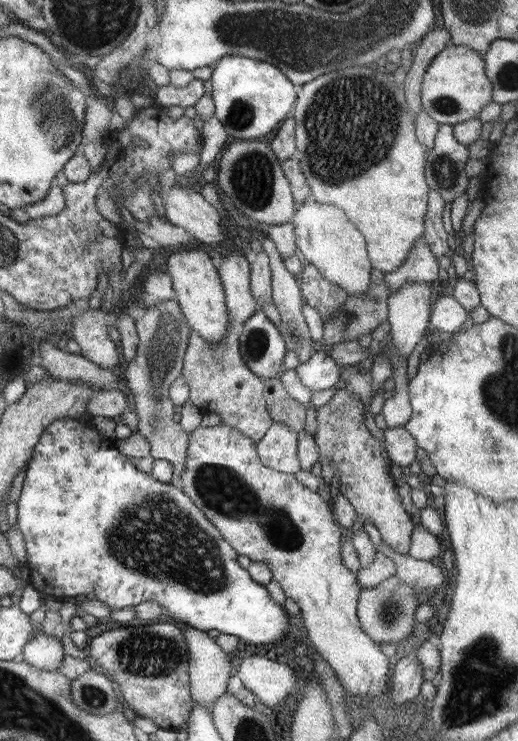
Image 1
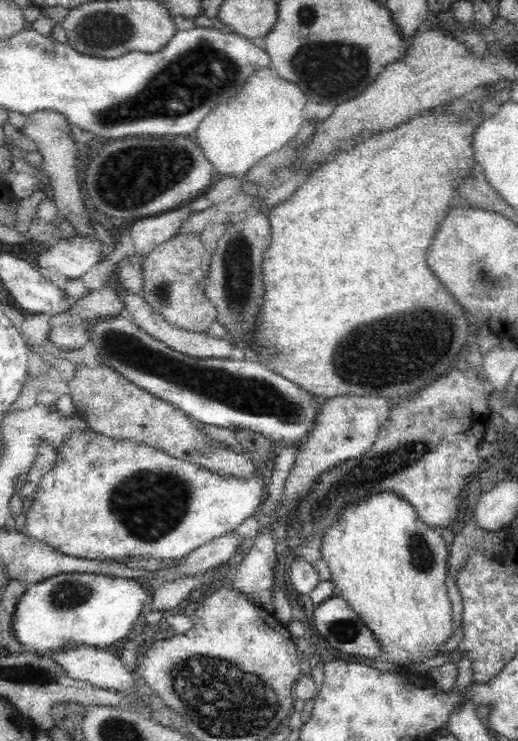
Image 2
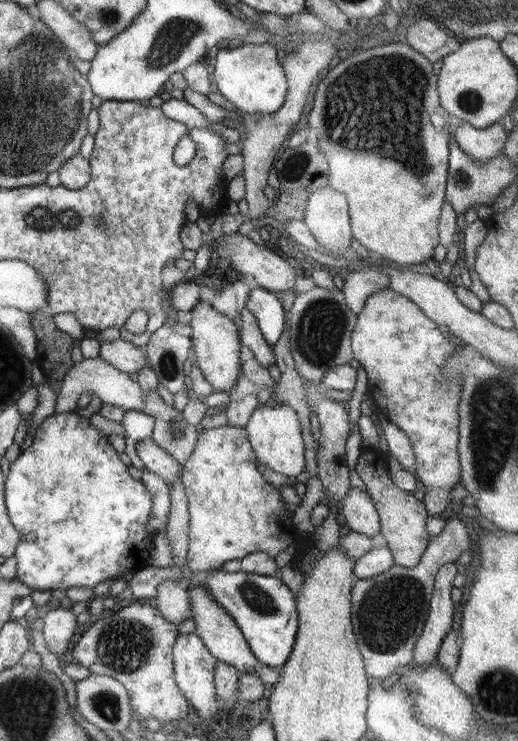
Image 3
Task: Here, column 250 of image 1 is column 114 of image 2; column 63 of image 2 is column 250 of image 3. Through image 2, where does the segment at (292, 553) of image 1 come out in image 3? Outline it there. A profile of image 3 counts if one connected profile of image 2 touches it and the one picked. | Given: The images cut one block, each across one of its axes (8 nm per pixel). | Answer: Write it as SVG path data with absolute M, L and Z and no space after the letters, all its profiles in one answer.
M226 425L202 429L194 450L180 470L180 484L189 510L185 568L170 565L158 568L157 581L170 579L182 583L191 572L213 570L224 562L241 560L255 552L274 558L288 545L296 550L295 561L313 546L312 541L297 532L291 522L292 514L285 510L278 490L260 476L257 465L244 429Z

